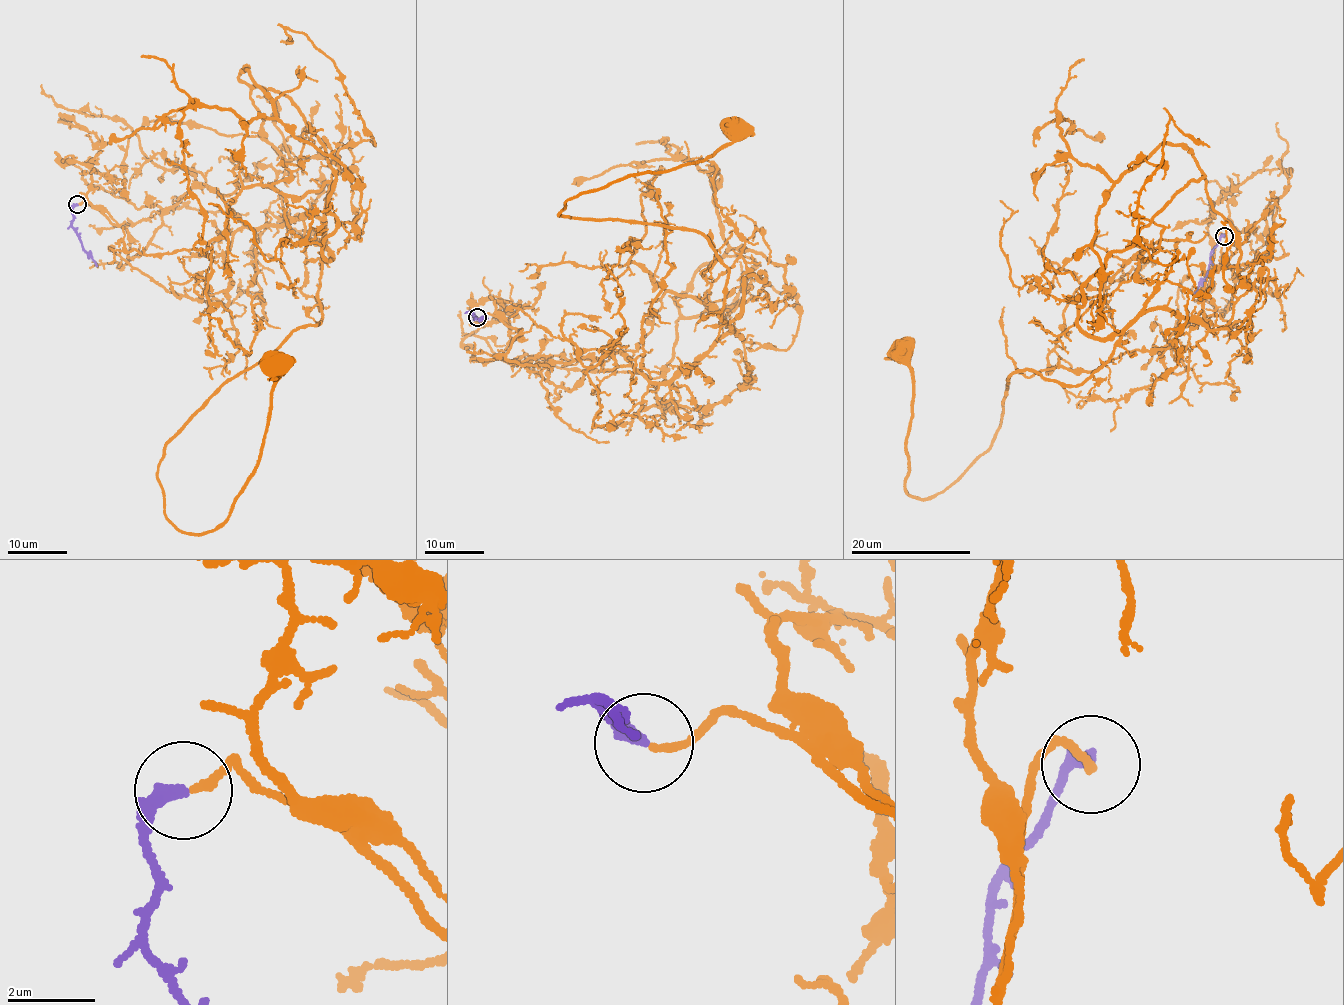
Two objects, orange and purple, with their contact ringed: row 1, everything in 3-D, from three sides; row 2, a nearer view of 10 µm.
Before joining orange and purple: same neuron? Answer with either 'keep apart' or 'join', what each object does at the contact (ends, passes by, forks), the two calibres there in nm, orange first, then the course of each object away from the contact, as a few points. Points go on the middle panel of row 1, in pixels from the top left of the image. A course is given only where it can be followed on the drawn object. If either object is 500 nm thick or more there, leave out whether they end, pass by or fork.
join; orange ends there; purple ends there; 160 nm thick on the orange side, 340 nm on the other; orange runs (478, 318), (526, 365), (618, 352), (668, 383), (729, 330), (708, 238), (557, 214), (735, 128); purple runs (476, 318), (470, 313), (476, 319), (488, 318)

